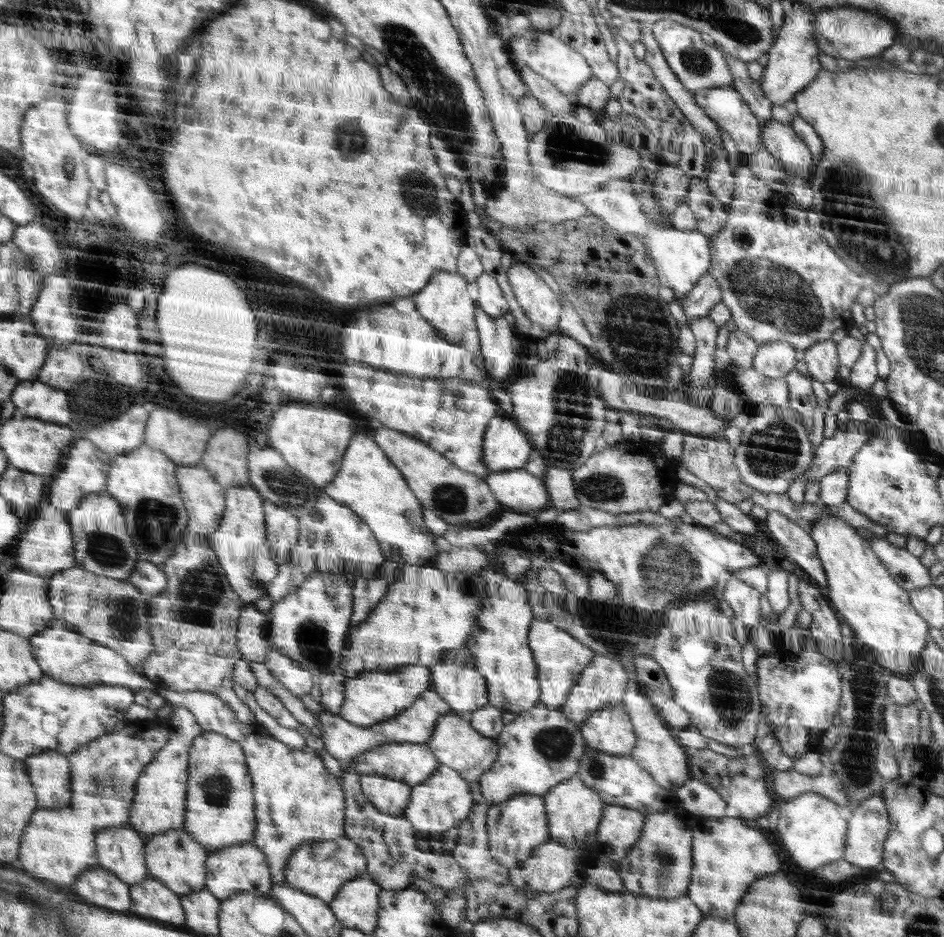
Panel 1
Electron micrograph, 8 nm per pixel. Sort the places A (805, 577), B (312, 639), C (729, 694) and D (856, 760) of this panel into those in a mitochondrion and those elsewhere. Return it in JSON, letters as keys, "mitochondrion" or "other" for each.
{"A":"other","B":"mitochondrion","C":"mitochondrion","D":"mitochondrion"}

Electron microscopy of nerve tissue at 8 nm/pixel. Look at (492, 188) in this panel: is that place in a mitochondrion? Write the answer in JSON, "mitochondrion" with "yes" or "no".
{"mitochondrion":"no"}

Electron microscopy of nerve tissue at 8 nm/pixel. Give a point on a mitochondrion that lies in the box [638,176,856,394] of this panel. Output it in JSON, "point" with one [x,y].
{"point":[771,292]}

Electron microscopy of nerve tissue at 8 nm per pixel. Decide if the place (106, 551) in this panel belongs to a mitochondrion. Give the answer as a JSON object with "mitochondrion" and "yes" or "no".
{"mitochondrion":"yes"}

